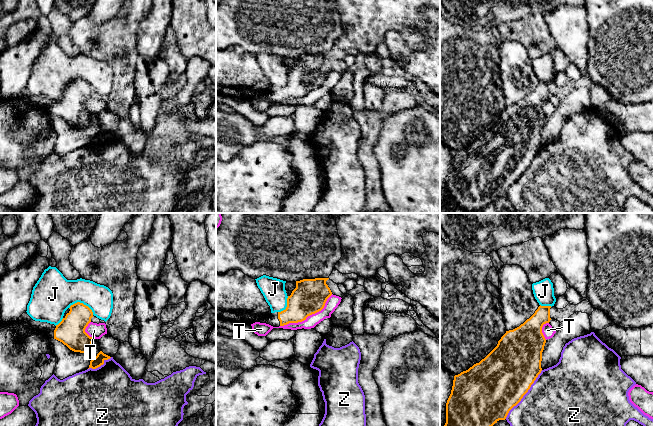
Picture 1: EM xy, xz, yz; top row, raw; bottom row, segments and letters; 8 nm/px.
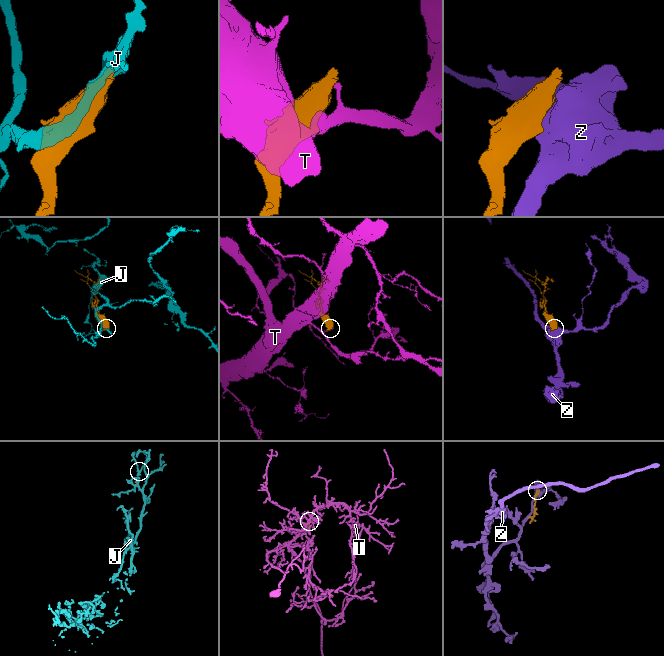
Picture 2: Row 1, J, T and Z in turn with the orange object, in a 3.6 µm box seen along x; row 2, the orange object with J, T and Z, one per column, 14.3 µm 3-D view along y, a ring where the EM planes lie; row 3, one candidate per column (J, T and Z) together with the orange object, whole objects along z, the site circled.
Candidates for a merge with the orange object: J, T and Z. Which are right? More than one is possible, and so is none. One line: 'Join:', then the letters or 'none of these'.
Join: none of these

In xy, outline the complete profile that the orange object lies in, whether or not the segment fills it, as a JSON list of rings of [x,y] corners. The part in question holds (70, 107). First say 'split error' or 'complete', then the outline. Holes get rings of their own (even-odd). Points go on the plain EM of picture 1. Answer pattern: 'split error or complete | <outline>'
split error | [[[83,79],[71,81],[64,89],[58,101],[33,96],[27,88],[19,93],[19,97],[28,99],[33,105],[44,108],[74,128],[86,129],[92,123],[95,114],[90,113],[85,105],[93,93],[92,86]]]

